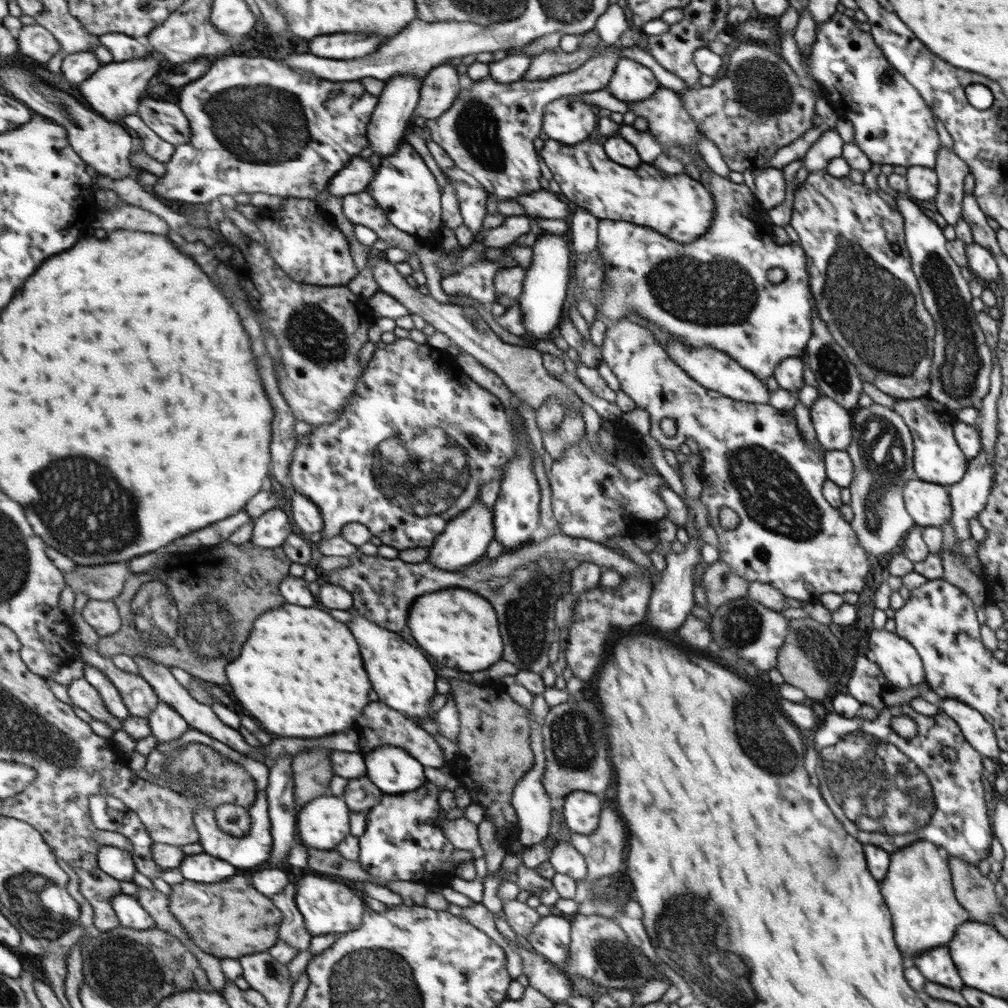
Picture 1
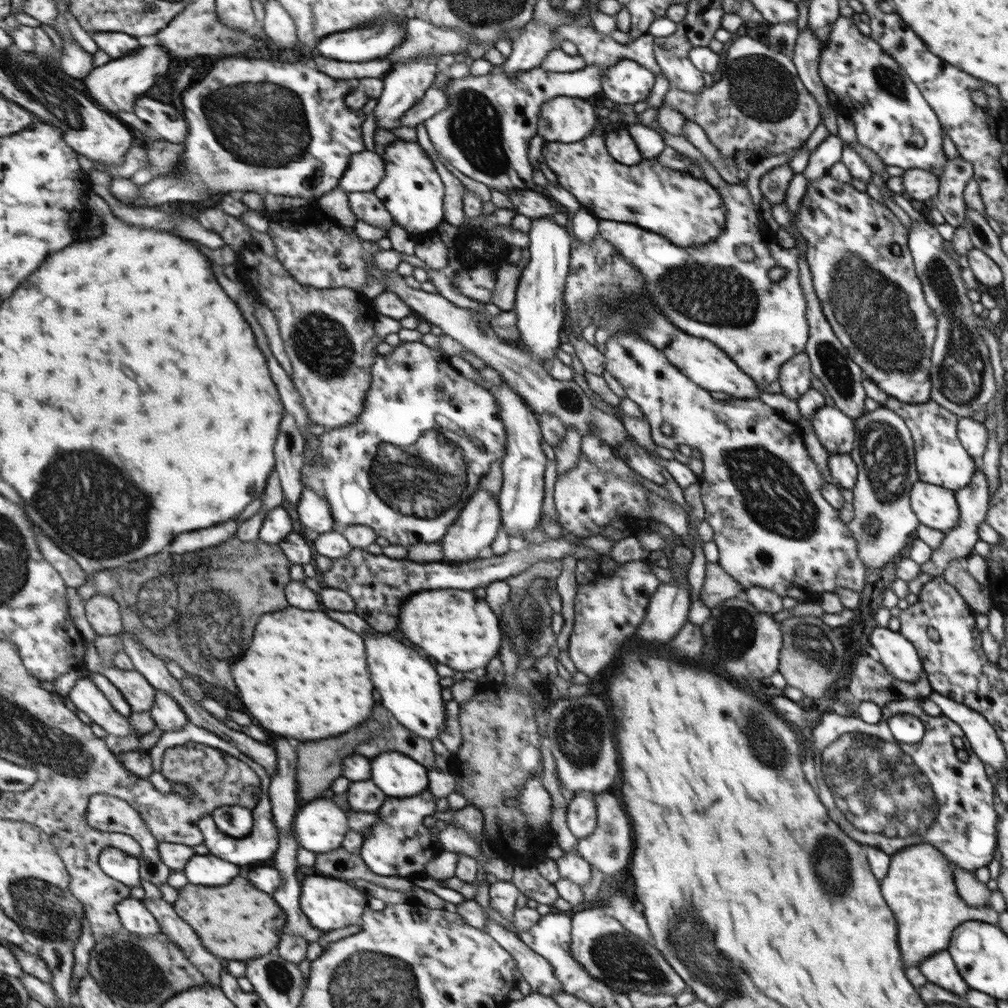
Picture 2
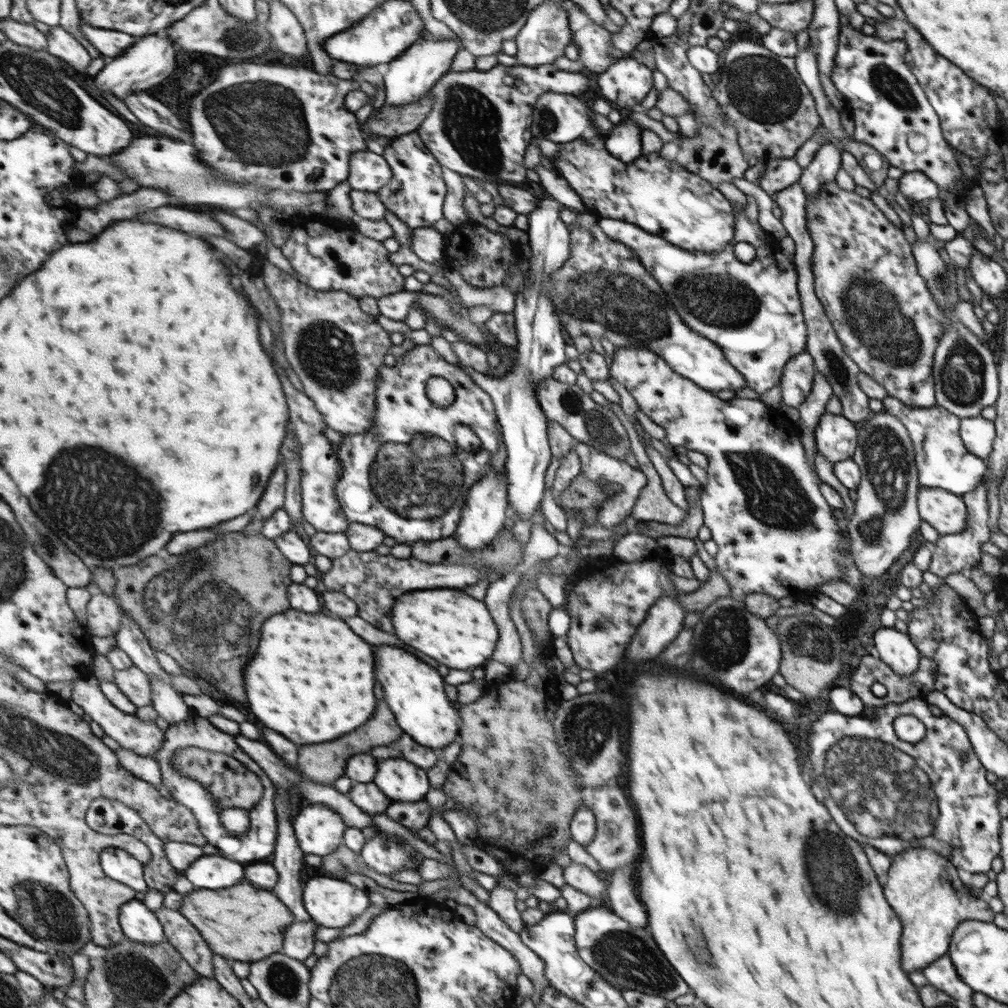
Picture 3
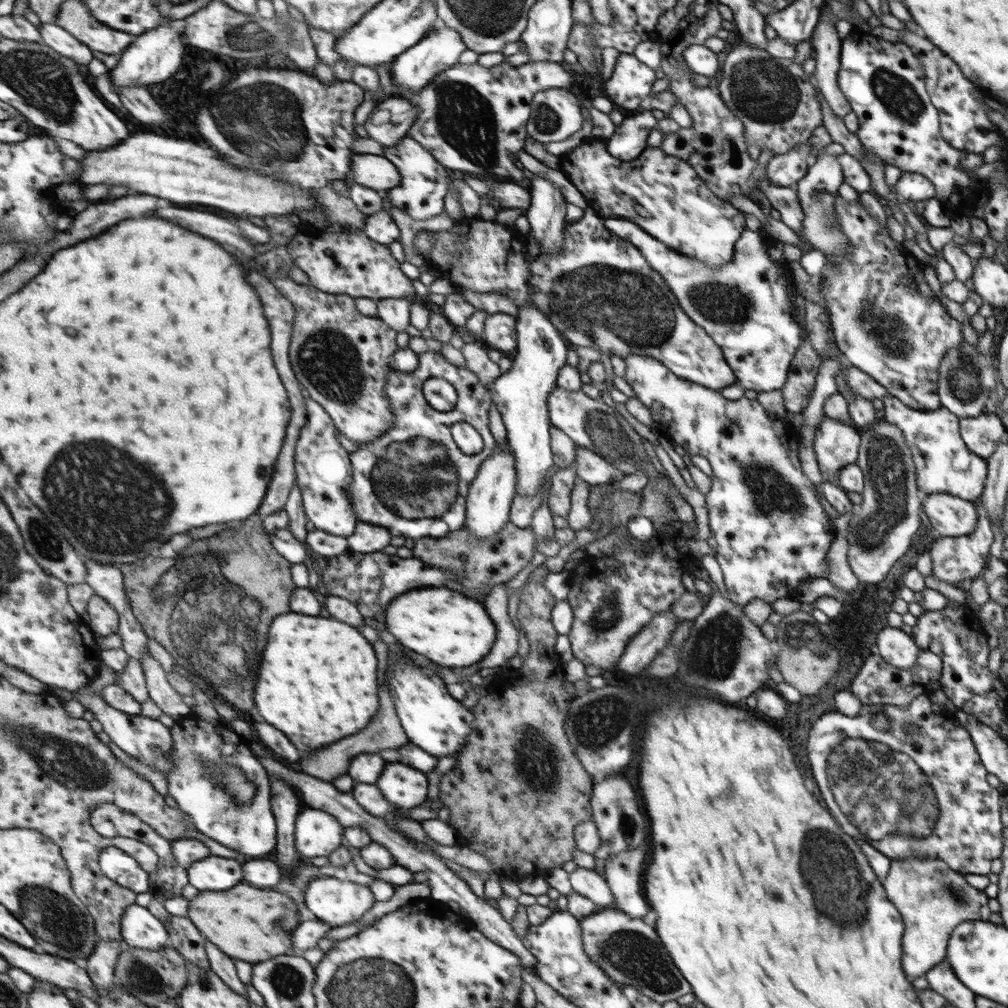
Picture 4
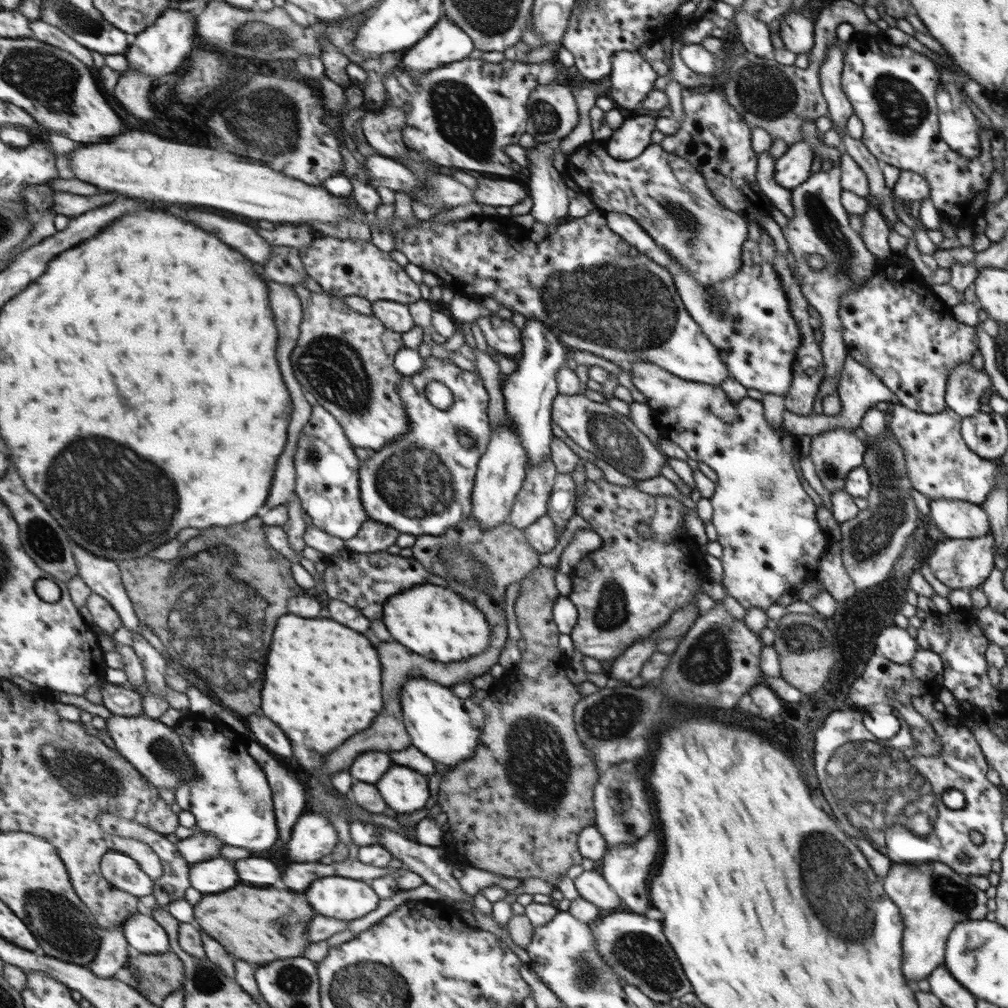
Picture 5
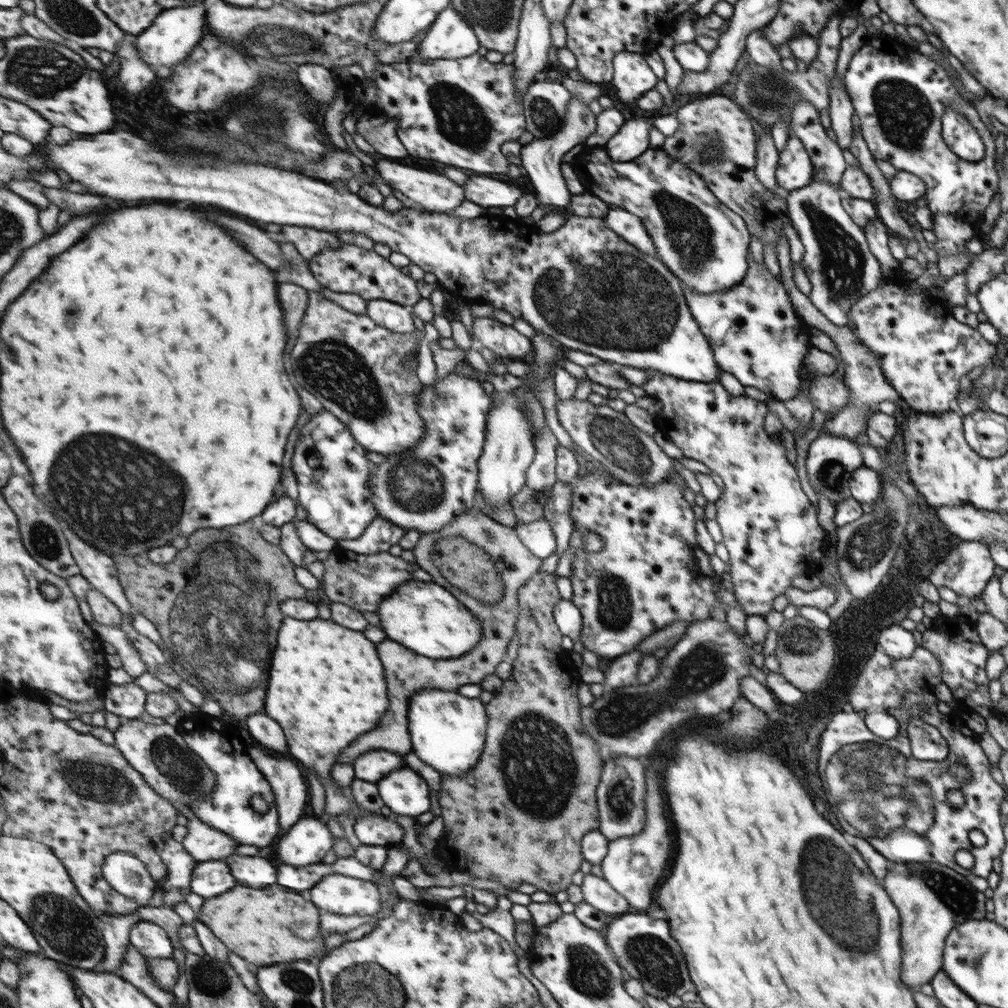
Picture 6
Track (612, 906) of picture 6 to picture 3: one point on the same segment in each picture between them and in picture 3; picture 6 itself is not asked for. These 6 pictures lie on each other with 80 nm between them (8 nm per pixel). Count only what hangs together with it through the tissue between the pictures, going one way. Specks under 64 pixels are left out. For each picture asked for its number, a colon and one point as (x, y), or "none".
3: (576, 875)
4: (587, 883)
5: (591, 886)

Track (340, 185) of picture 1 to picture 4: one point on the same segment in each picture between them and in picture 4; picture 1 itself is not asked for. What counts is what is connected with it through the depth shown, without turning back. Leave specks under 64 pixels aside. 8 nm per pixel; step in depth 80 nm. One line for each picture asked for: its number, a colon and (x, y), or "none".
2: (366, 171)
3: (369, 172)
4: (378, 172)

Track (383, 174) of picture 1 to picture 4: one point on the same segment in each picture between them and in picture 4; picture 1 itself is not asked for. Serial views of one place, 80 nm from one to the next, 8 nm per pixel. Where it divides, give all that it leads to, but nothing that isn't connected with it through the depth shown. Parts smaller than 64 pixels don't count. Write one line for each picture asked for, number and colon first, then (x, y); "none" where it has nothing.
2: (413, 191)
3: (416, 195)
4: (423, 192)

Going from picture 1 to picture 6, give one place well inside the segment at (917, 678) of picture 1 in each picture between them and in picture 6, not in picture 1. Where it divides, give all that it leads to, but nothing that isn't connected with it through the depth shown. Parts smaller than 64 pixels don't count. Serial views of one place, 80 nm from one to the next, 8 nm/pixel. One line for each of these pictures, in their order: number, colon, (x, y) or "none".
2: (897, 655)
3: (895, 650)
4: (898, 649)
5: (895, 644)
6: (896, 642)

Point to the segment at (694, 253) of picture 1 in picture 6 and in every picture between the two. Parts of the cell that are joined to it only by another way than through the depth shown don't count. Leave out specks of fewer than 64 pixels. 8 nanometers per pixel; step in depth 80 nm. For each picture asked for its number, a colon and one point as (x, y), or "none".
2: (729, 301)
3: (752, 311)
4: (747, 307)
5: (747, 317)
6: (755, 335)

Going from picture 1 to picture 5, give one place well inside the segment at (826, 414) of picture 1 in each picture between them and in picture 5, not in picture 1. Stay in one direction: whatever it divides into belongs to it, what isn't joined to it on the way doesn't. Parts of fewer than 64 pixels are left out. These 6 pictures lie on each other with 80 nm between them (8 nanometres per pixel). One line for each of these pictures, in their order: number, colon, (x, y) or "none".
2: (835, 431)
3: (835, 438)
4: (835, 445)
5: (835, 453)

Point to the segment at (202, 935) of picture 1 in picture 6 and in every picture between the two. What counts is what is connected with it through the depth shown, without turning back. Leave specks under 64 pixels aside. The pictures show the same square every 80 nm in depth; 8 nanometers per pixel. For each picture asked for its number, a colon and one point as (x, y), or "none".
2: (239, 922)
3: (243, 923)
4: (253, 925)
5: (261, 925)
6: (269, 926)

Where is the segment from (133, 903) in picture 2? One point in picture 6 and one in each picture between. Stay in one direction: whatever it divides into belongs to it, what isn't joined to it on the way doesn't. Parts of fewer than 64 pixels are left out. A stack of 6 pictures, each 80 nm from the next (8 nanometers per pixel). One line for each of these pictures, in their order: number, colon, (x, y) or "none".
3: (140, 924)
4: (141, 929)
5: (145, 935)
6: (151, 939)

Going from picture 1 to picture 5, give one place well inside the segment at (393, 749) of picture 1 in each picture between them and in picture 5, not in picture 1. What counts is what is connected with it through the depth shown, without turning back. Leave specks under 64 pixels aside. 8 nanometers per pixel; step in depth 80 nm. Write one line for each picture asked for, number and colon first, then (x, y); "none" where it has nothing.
2: (396, 774)
3: (403, 781)
4: (405, 787)
5: (406, 790)

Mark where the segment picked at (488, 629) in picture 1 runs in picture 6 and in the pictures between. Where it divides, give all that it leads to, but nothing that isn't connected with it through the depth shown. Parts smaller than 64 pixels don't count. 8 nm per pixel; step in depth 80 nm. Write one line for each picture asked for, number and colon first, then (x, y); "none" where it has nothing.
2: (453, 626)
3: (448, 625)
4: (451, 629)
5: (431, 620)
6: (429, 619)

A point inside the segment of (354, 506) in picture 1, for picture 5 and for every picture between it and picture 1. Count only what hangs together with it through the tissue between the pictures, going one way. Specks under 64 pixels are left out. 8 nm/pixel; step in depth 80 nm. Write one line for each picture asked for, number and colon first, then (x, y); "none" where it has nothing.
2: (407, 468)
3: (408, 476)
4: (415, 481)
5: (421, 484)

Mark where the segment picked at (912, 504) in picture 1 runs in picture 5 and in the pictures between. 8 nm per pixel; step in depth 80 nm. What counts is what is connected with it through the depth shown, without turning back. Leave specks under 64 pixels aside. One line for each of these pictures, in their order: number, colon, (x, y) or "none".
2: (936, 507)
3: (945, 512)
4: (949, 516)
5: (956, 519)

